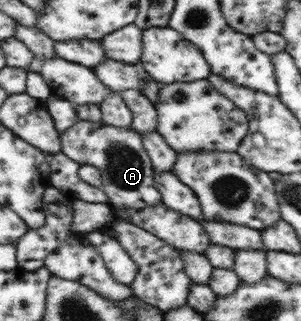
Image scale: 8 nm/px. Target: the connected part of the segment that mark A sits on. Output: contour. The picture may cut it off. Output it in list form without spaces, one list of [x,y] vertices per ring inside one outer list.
[[[78,119],[59,136],[64,155],[81,166],[93,165],[100,170],[101,188],[109,197],[114,213],[123,207],[139,210],[162,201],[151,156],[143,148],[143,138],[136,130]]]

